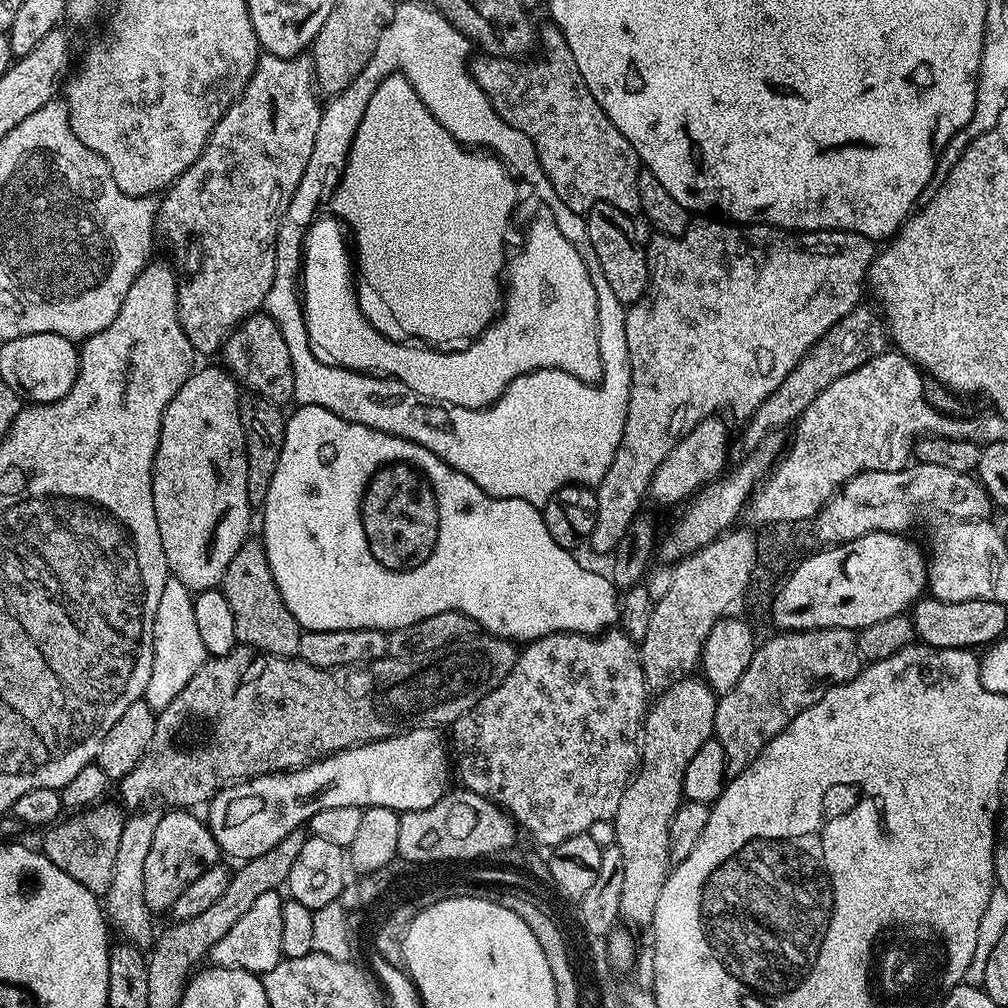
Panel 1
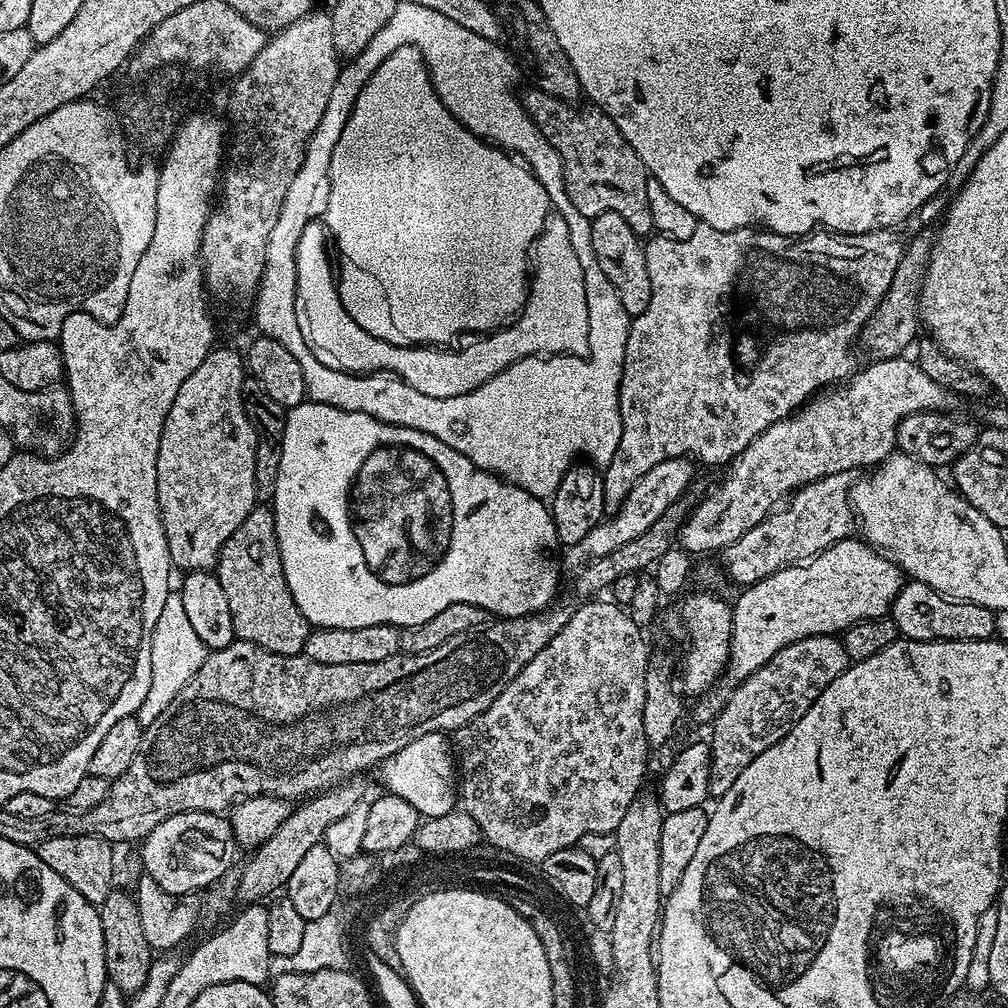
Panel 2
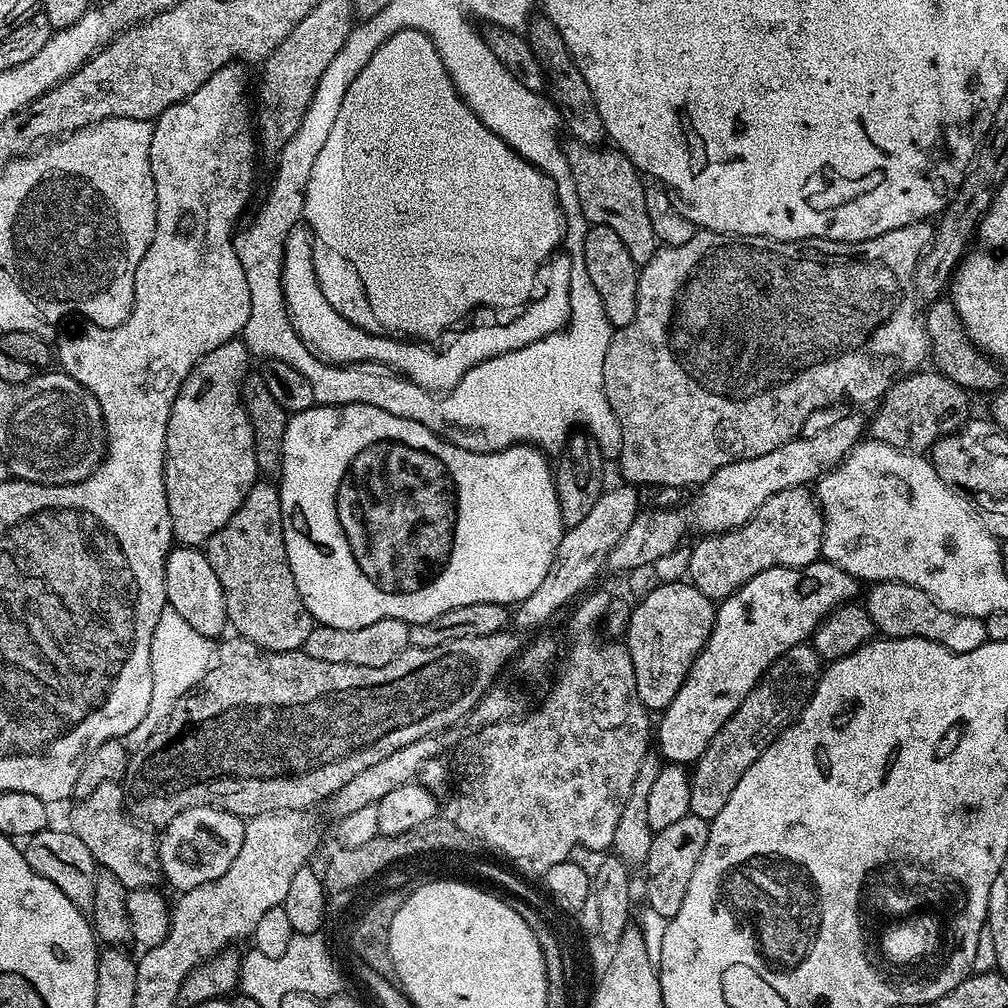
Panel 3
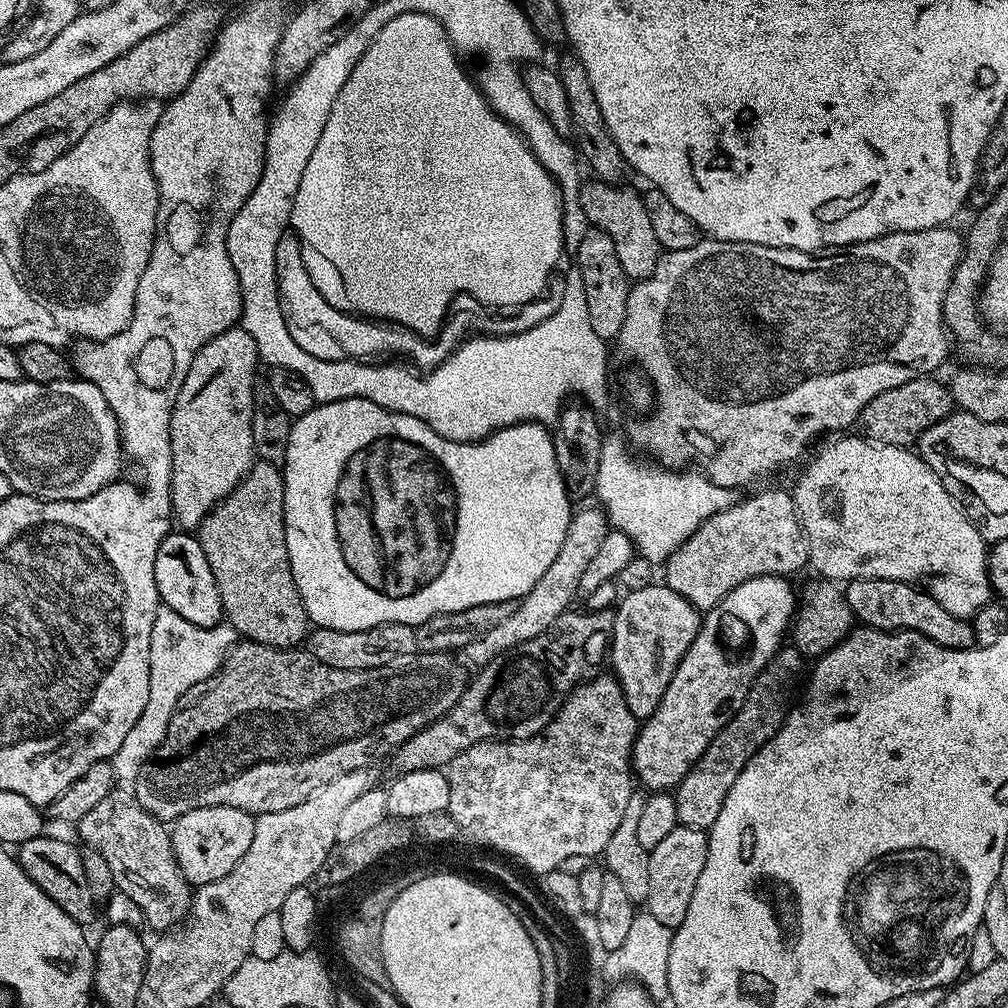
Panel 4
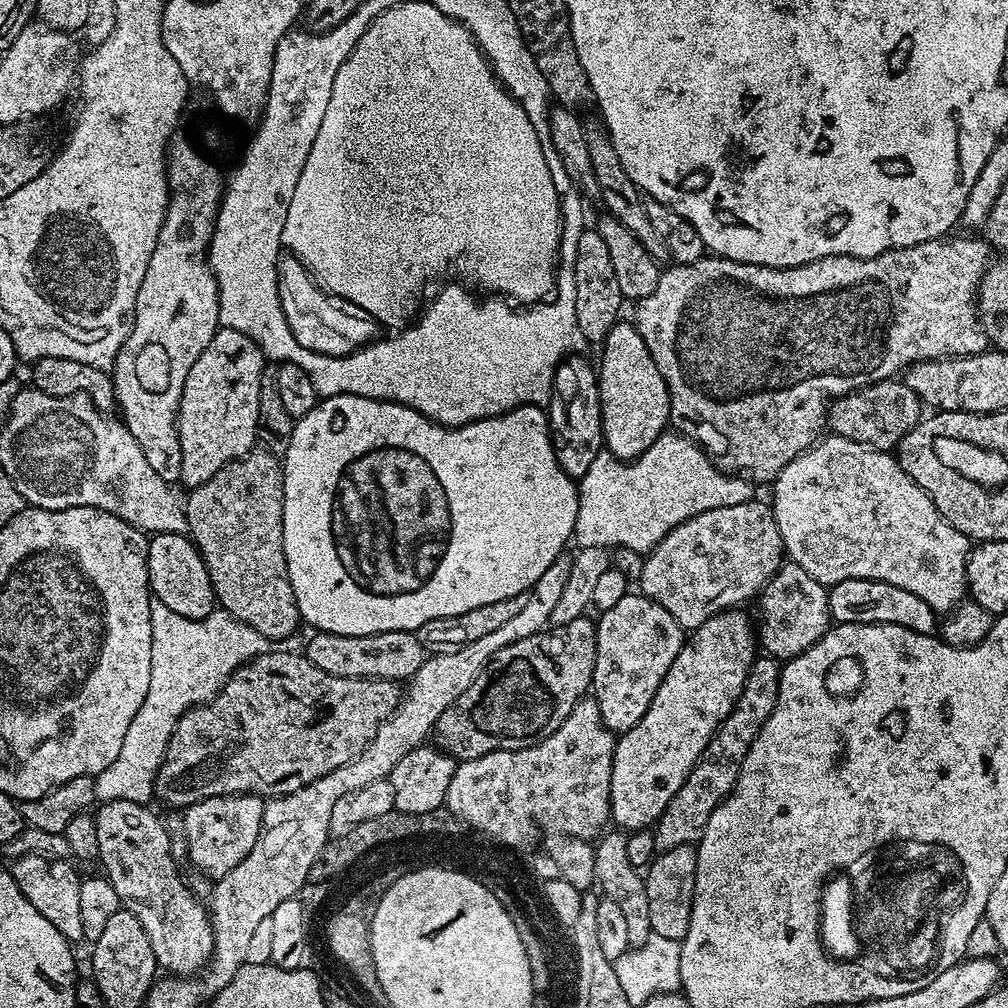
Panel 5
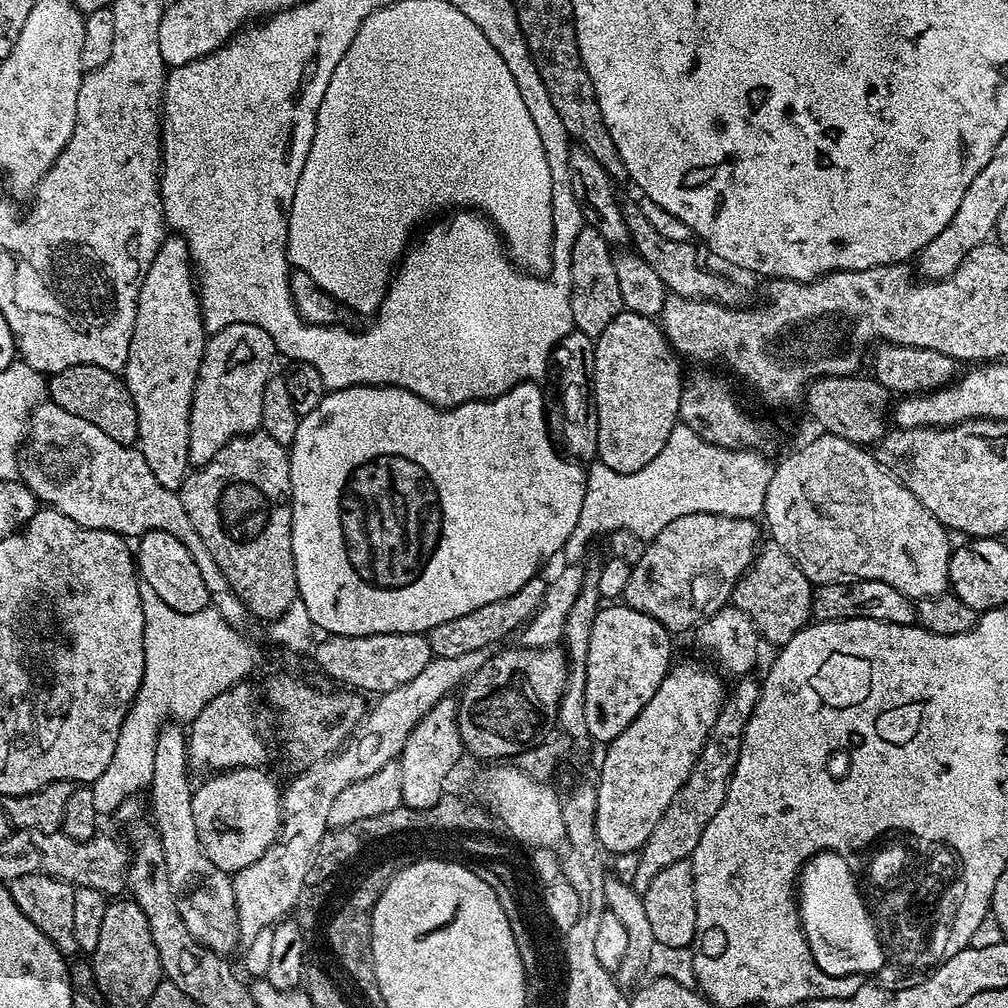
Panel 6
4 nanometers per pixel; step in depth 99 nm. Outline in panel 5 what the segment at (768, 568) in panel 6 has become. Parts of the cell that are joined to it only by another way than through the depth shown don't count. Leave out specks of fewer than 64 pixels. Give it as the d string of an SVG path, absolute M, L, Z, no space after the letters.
M791 562L780 565L759 593L760 624L758 620L758 644L767 655L781 662L792 660L798 654L810 650L814 642L824 637L833 623L828 605L828 588L806 574L802 566Z

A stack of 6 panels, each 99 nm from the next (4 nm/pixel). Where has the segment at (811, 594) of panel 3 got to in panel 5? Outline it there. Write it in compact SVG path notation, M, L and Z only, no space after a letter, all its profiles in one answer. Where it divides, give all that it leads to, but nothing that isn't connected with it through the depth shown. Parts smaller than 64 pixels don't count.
M744 610L719 612L685 639L678 658L674 658L674 666L666 670L666 678L662 678L662 686L658 686L658 694L654 694L646 714L642 714L639 722L617 739L610 780L610 820L617 829L644 830L655 825L670 798L678 794L682 782L686 782L690 770L694 770L702 750L706 750L716 729L730 714L730 710L734 710L750 666L758 655L758 636L753 621L751 624L747 614L740 611Z

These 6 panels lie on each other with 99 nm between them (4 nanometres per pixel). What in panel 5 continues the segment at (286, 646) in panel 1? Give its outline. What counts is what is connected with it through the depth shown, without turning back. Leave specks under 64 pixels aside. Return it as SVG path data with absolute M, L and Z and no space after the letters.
M267 450L247 452L240 460L222 466L210 482L202 482L202 486L191 489L187 495L188 501L185 499L182 504L188 519L187 535L204 560L215 603L229 616L258 630L268 641L286 639L296 627L301 627L302 621L284 553L284 465L281 457Z

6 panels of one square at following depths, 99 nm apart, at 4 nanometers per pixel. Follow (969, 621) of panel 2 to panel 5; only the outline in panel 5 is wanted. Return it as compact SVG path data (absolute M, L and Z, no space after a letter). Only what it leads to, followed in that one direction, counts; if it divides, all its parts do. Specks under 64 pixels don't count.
M846 578L828 588L828 605L836 624L893 624L906 626L918 634L933 635L938 628L938 614L918 594L902 590L902 586L890 586L881 580Z

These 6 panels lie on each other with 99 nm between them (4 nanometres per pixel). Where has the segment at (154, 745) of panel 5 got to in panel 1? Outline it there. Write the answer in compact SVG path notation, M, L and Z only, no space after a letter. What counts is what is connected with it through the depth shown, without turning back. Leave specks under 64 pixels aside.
M169 578L166 586L162 586L162 599L158 602L158 614L154 614L154 646L152 647L152 669L150 682L146 682L146 690L142 697L153 710L170 706L182 690L186 690L186 682L198 674L204 665L206 653L202 646L202 637L198 634L198 625L194 619L194 594L182 582Z

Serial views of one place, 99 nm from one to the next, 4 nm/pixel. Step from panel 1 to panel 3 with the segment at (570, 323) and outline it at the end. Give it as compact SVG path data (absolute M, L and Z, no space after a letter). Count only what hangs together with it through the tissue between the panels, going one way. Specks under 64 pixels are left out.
M304 222L295 224L284 243L284 301L301 342L315 356L337 366L385 364L388 367L385 369L403 376L406 380L414 381L419 388L428 392L449 392L454 386L458 386L458 382L462 382L467 372L474 370L474 366L495 356L539 344L542 338L560 331L568 323L570 290L574 281L572 261L564 254L553 255L547 261L548 285L545 286L544 293L542 288L539 295L523 311L516 314L521 316L516 316L505 324L480 324L477 328L468 328L465 332L458 333L456 341L446 345L441 352L435 352L432 349L435 347L424 342L405 342L390 336L375 336L342 318L342 314L338 314L338 310L334 310L334 306L330 306L330 302L326 302L322 294L312 261L313 255L312 229Z

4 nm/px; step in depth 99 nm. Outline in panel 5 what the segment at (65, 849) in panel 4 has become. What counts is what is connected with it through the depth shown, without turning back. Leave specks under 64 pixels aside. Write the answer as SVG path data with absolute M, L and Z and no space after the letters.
M17 856L11 861L10 871L18 890L22 890L24 897L62 934L69 942L78 942L84 940L84 931L82 930L82 913L78 903L78 890L82 879L81 873L78 874L68 865L69 861L64 858L53 858L50 856Z

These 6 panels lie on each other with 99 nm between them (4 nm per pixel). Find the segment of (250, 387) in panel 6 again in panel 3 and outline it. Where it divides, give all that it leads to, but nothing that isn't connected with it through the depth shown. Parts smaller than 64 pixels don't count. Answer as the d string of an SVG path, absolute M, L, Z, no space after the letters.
M239 339L210 350L194 366L194 370L182 382L170 410L170 422L166 426L166 450L164 451L164 485L166 502L170 510L173 537L184 546L204 546L208 539L242 506L246 494L257 483L258 469L254 458L254 430L250 430L250 418L240 400L240 388L250 371L250 353Z

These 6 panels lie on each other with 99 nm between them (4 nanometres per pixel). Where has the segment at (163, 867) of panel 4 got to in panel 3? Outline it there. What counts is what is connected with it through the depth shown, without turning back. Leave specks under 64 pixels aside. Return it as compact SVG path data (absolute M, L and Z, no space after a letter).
M119 781L102 782L86 799L76 800L73 805L67 827L75 836L82 838L86 850L90 850L103 871L114 874L114 878L129 890L156 888L161 883L157 837L151 836L148 833L151 831L126 811L126 790Z

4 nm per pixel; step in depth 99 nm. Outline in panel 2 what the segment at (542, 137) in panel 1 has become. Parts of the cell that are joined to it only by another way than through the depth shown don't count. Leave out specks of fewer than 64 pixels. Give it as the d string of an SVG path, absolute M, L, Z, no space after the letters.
M543 90L535 91L523 93L524 109L546 142L558 150L564 163L564 189L570 194L570 202L578 206L578 214L589 218L607 212L622 214L636 236L647 237L653 231L650 202L646 199L648 169L618 126L595 106L587 106L579 112L567 100L559 100Z

